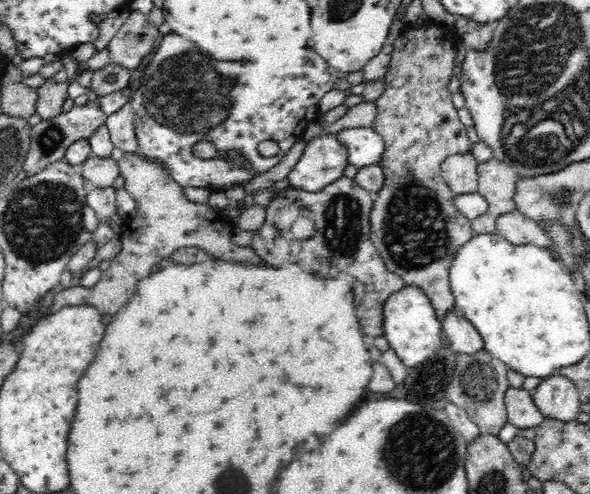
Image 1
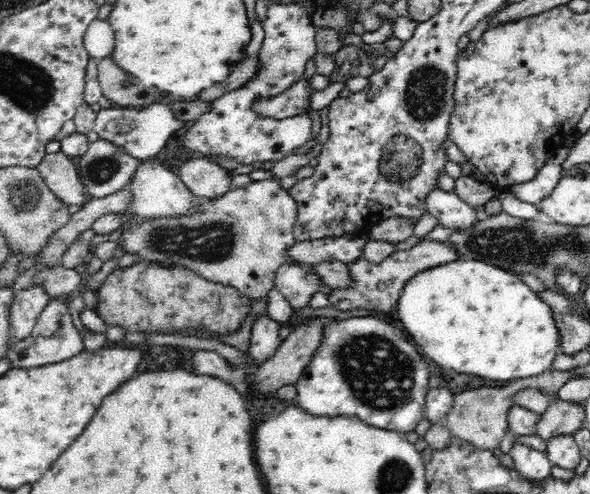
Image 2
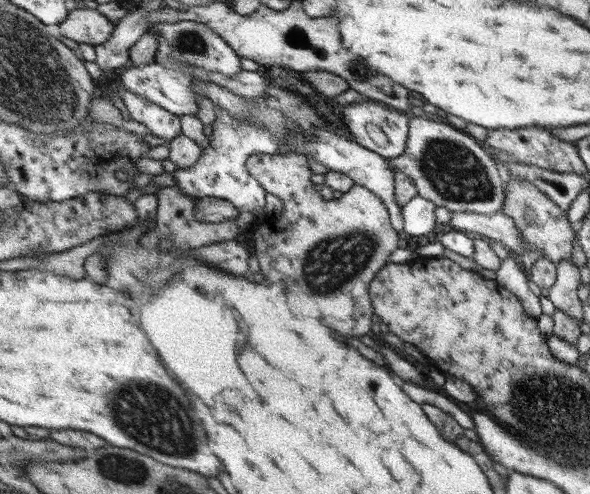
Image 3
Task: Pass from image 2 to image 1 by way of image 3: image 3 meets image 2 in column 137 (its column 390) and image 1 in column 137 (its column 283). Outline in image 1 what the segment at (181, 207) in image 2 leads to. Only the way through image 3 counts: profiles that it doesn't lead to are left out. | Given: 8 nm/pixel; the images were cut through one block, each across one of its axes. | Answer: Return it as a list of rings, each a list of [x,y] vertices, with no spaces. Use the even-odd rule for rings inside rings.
[[[126,104],[118,112],[110,114],[108,122],[106,122],[114,148],[124,150],[126,154],[136,154],[138,152],[134,118],[136,118],[136,110],[130,104]]]

